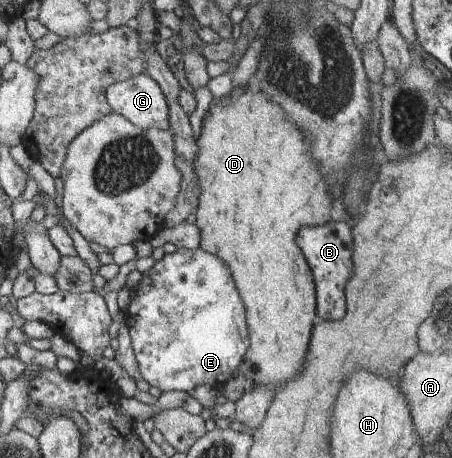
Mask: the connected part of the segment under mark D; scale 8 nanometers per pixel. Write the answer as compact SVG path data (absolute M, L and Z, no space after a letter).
M249 85L245 86L245 88L237 87L229 94L213 100L202 120L201 135L196 140L196 143L198 153L193 163L201 189L196 212L196 225L200 230L200 247L211 254L216 254L219 258L223 258L227 266L229 266L232 277L236 282L238 293L244 302L250 336L250 345L245 353L244 361L238 366L238 373L220 387L219 393L223 394L227 401L236 401L241 398L242 394L245 394L245 392L251 389L255 389L259 385L269 385L273 388L274 392L278 392L287 384L289 379L296 377L296 374L300 373L304 365L304 360L306 359L311 333L314 329L313 318L317 314L314 276L310 266L307 264L305 255L299 246L297 246L297 230L301 226L322 225L331 220L331 207L333 206L334 196L330 193L326 176L323 176L319 172L317 162L313 162L313 158L309 154L309 142L307 142L307 138L301 134L301 130L297 126L293 126L293 122L289 122L285 118L285 112L281 110L281 106L275 104L273 99L266 97L266 94L262 93L262 90L258 87L250 87Z

